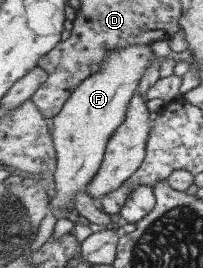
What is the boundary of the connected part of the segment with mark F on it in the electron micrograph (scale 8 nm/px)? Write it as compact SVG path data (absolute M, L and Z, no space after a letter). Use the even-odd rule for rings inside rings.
M149 44L117 48L104 59L101 69L83 80L66 99L61 111L53 118L52 140L57 163L54 173L56 192L51 207L71 210L74 195L86 191L86 185L100 168L109 138L125 121L129 102L154 59L159 58Z

